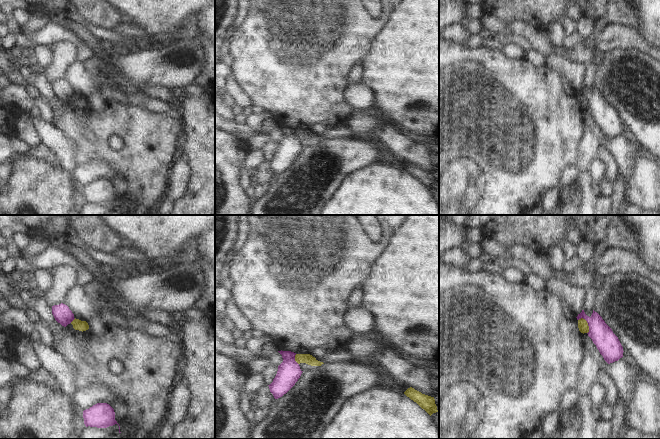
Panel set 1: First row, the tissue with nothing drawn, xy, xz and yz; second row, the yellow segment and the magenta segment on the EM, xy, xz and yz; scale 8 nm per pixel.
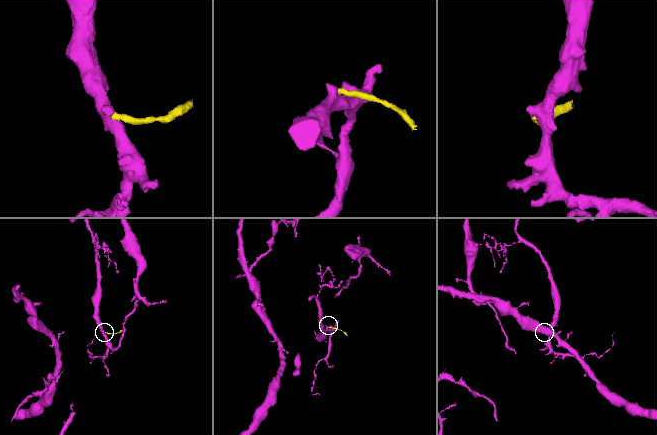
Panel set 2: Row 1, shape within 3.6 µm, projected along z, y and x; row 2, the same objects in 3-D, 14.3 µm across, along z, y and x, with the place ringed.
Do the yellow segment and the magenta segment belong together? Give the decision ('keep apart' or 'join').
keep apart

